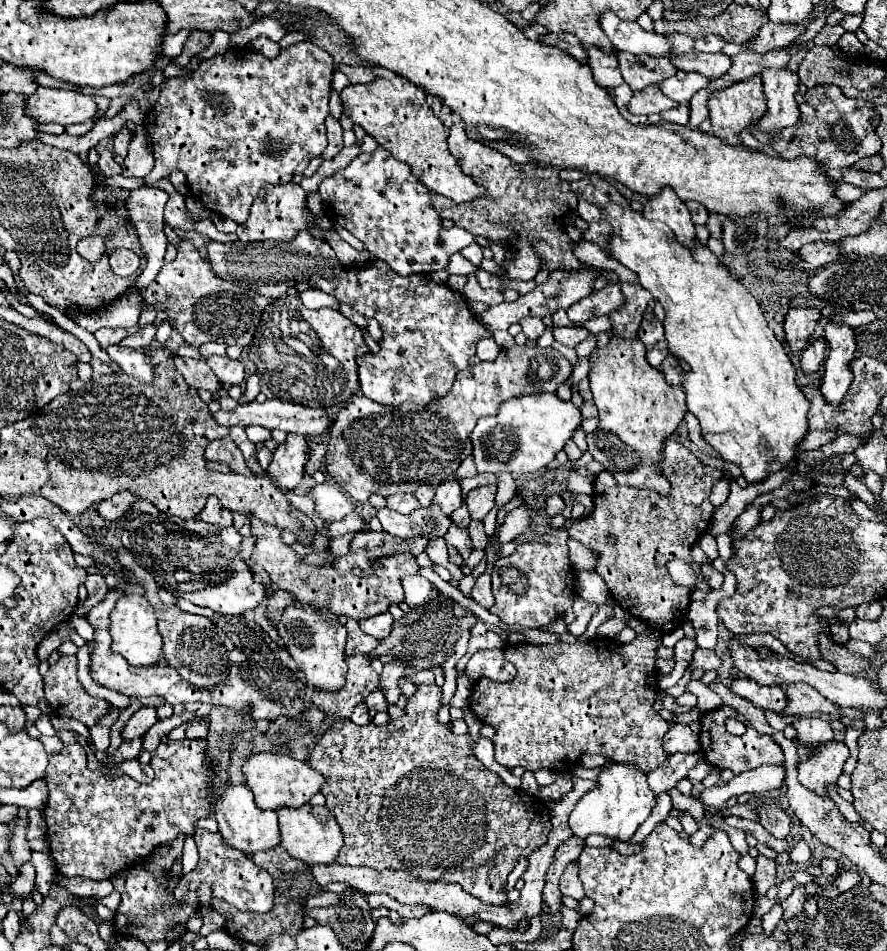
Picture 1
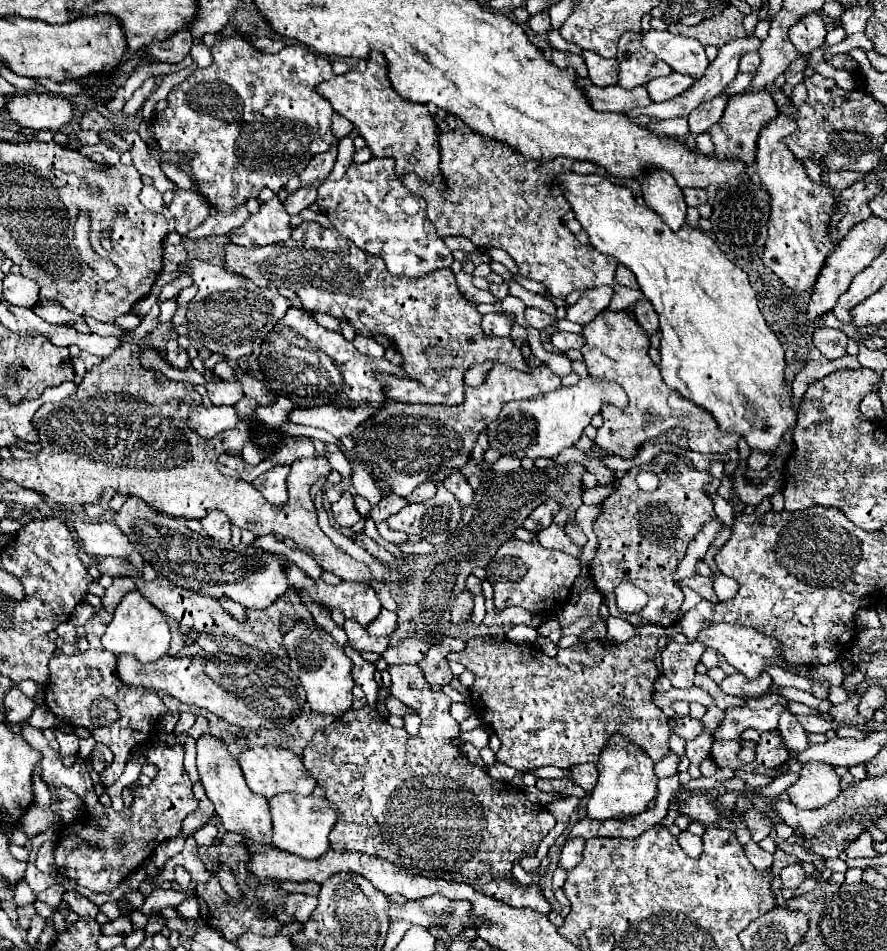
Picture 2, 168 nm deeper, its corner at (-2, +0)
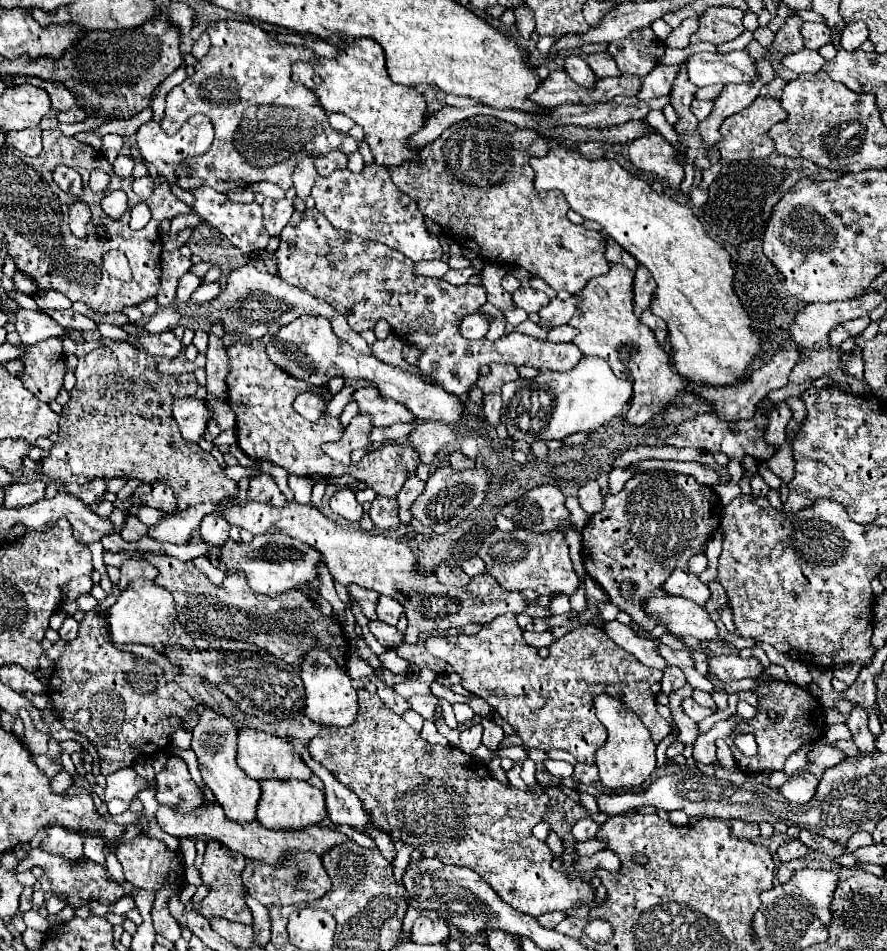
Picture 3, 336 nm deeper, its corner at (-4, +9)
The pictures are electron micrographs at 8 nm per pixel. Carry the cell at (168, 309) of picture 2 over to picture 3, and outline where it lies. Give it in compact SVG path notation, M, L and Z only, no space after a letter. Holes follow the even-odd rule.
M186 273L186 275L180 279L178 291L176 291L176 303L190 301L192 293L194 293L200 285L202 285L202 277L196 277L194 273Z

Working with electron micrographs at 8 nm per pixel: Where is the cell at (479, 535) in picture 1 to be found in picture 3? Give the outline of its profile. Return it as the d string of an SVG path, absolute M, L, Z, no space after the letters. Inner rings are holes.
M454 451L454 453L450 453L450 465L458 471L464 471L464 469L472 469L474 461L470 457L466 457L462 451Z

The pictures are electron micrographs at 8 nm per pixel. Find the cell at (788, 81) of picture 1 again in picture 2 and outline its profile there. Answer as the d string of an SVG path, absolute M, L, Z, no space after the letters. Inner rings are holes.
M776 88L770 90L776 108L778 108L778 116L768 122L760 136L758 136L758 152L756 152L756 172L760 176L760 182L764 184L766 192L770 194L770 218L768 218L768 240L766 240L766 248L764 248L764 264L784 280L784 284L792 290L810 290L816 282L816 276L826 260L826 256L834 250L834 242L828 238L828 224L830 224L830 214L834 210L836 198L832 196L832 192L816 182L812 182L806 176L806 170L796 162L796 158L792 156L792 152L784 146L784 136L792 134L796 130L796 108L792 104L792 100L784 94L784 90Z

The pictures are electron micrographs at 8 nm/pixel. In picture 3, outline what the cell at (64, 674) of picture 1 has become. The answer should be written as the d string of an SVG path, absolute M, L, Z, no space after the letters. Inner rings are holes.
M88 611L80 621L78 637L66 643L48 683L48 695L60 721L66 729L84 735L100 751L104 775L132 767L138 757L148 757L168 747L174 731L194 729L194 723L198 723L196 701L178 683L158 675L150 691L138 691L126 679L130 667L134 667L134 653L118 651L108 641L106 623L102 627L102 619Z

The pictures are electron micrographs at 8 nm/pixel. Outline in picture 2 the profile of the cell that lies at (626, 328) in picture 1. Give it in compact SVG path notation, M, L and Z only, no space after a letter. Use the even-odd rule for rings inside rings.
M618 264L618 270L616 270L616 282L622 284L622 286L628 286L628 288L636 288L638 290L638 282L636 282L636 276L622 264Z

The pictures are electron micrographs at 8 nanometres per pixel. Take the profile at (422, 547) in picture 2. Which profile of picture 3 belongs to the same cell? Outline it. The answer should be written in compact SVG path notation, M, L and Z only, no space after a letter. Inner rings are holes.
M376 497L370 507L370 517L380 529L398 529L398 501L394 497Z

